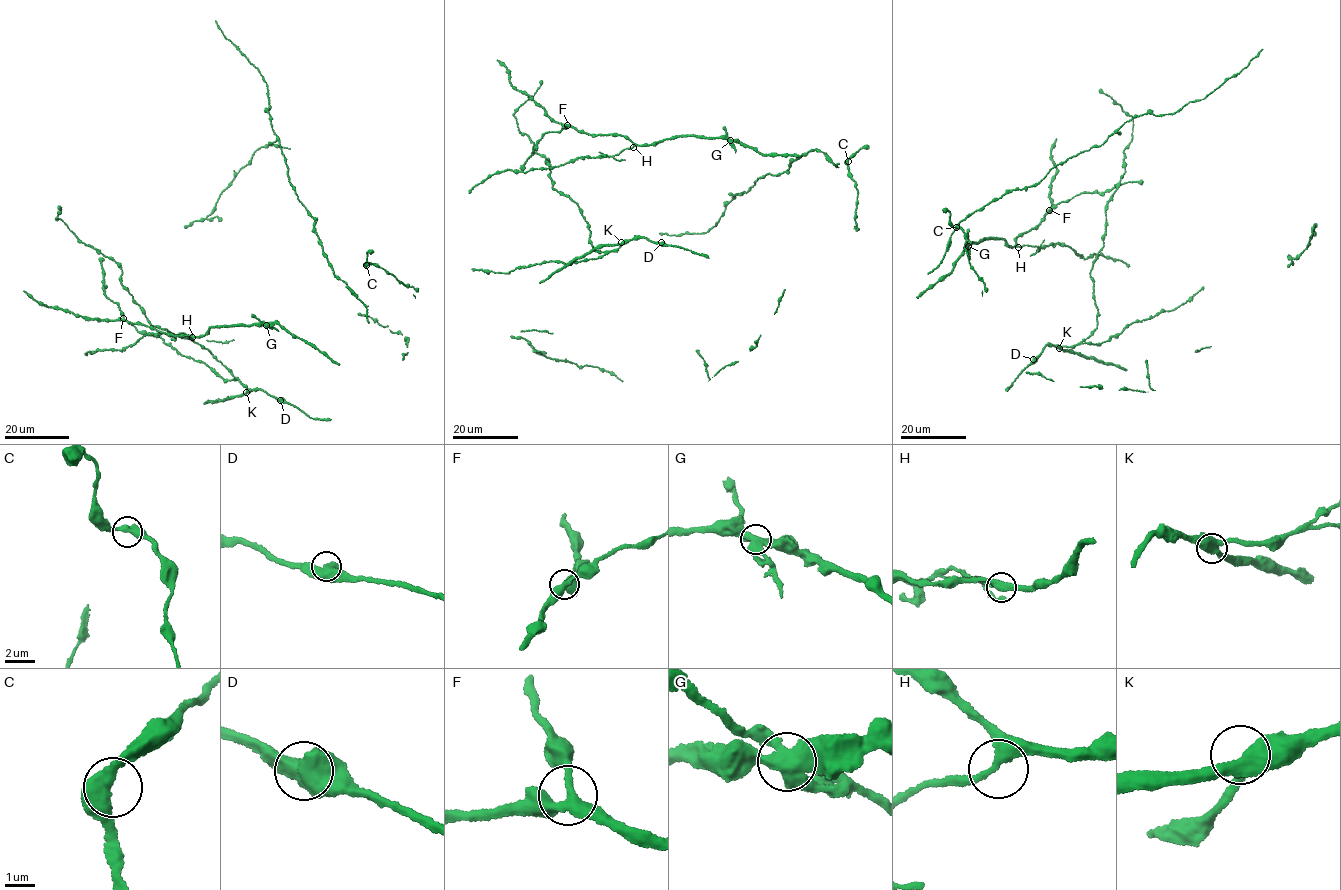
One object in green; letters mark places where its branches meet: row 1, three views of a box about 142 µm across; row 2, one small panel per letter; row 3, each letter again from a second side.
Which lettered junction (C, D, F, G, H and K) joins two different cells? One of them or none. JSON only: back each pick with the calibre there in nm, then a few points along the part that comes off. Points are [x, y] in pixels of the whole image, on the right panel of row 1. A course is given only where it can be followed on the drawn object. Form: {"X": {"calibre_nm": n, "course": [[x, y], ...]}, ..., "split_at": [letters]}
{"G": {"calibre_nm": 480, "course": [[968, 246], [969, 229]]}, "split_at": ["G"]}

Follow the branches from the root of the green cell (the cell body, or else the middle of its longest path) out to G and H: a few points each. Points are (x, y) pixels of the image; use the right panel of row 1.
G: (1047, 212), (1034, 229), (1015, 239), (1015, 244), (1011, 248), (1006, 240), (998, 239), (968, 246)
H: (1047, 212), (1034, 229), (1015, 239), (1018, 247)

